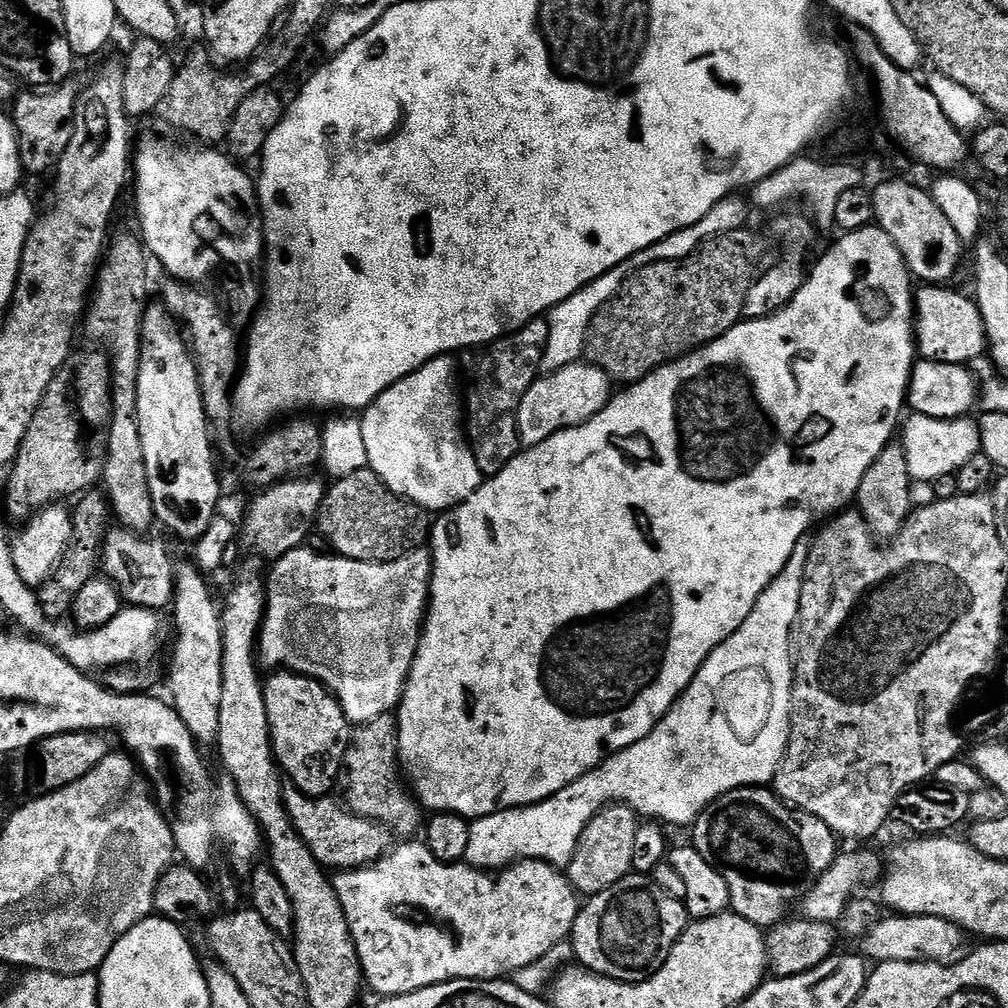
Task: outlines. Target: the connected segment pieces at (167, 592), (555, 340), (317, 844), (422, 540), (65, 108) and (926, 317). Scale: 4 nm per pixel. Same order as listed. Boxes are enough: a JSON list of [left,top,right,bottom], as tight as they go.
[[102,526,177,610],[540,194,750,374],[284,786,394,870],[317,468,432,563],[10,78,81,176],[914,286,988,366]]

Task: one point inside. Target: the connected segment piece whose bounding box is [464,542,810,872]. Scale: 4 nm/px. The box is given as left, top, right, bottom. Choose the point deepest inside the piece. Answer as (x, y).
(730, 729)

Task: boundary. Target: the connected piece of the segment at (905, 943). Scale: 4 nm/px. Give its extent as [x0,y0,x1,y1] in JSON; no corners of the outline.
[862,914,966,964]

